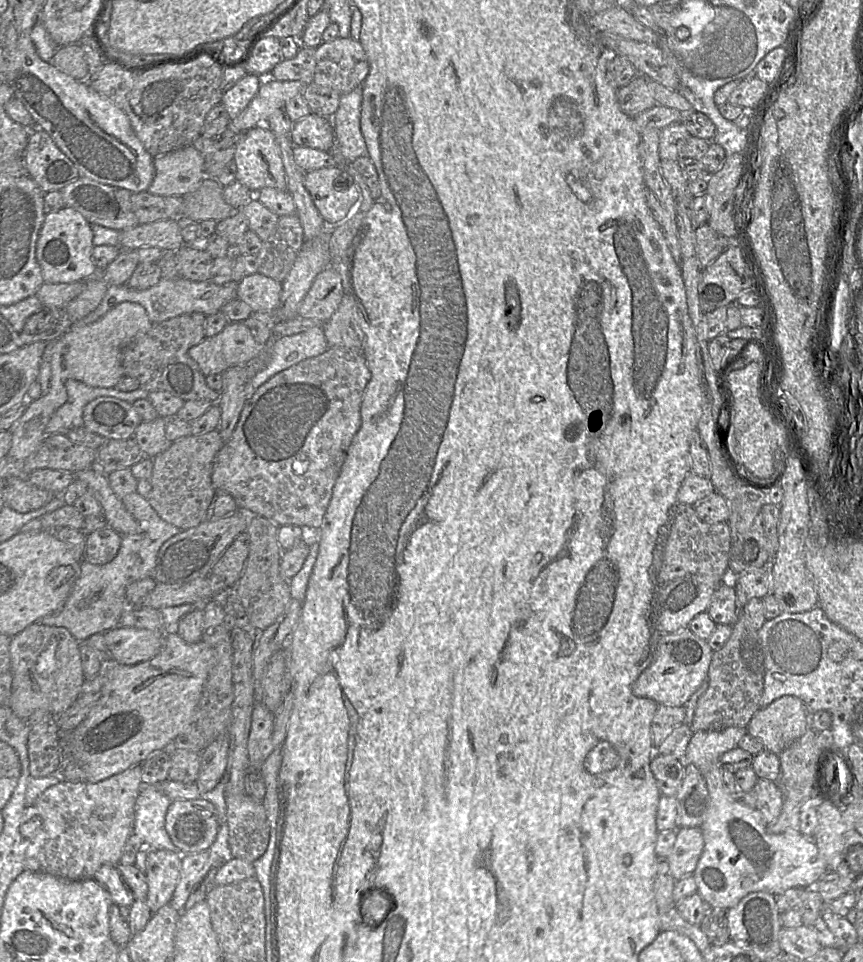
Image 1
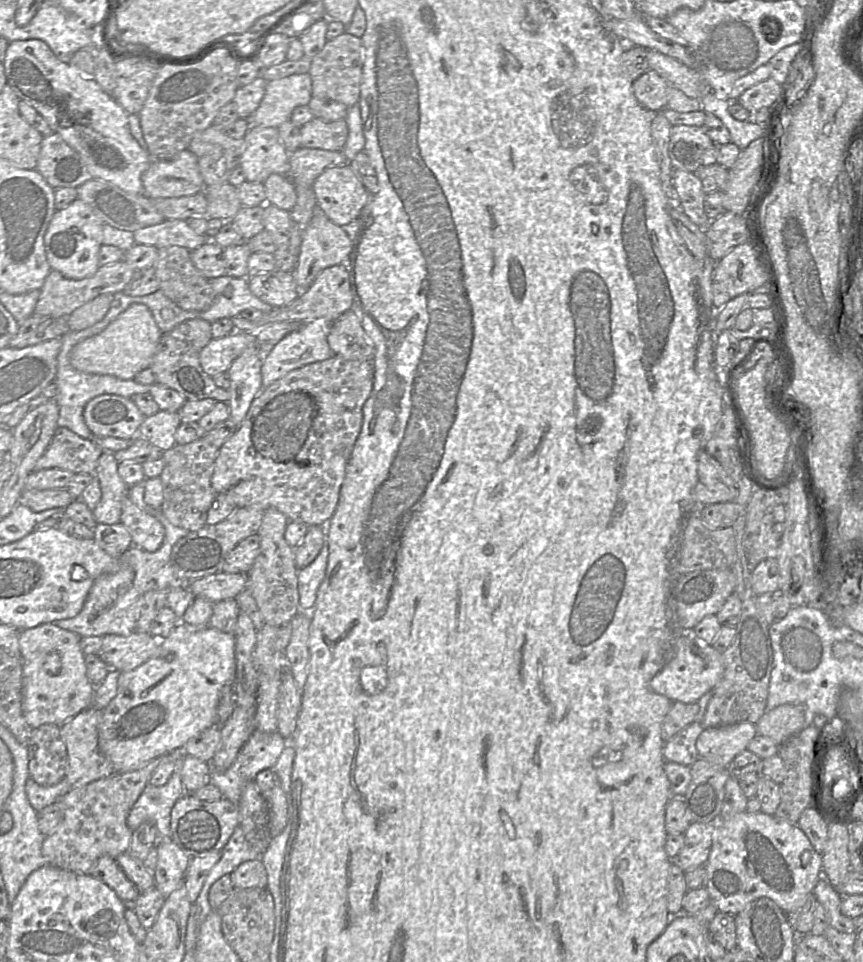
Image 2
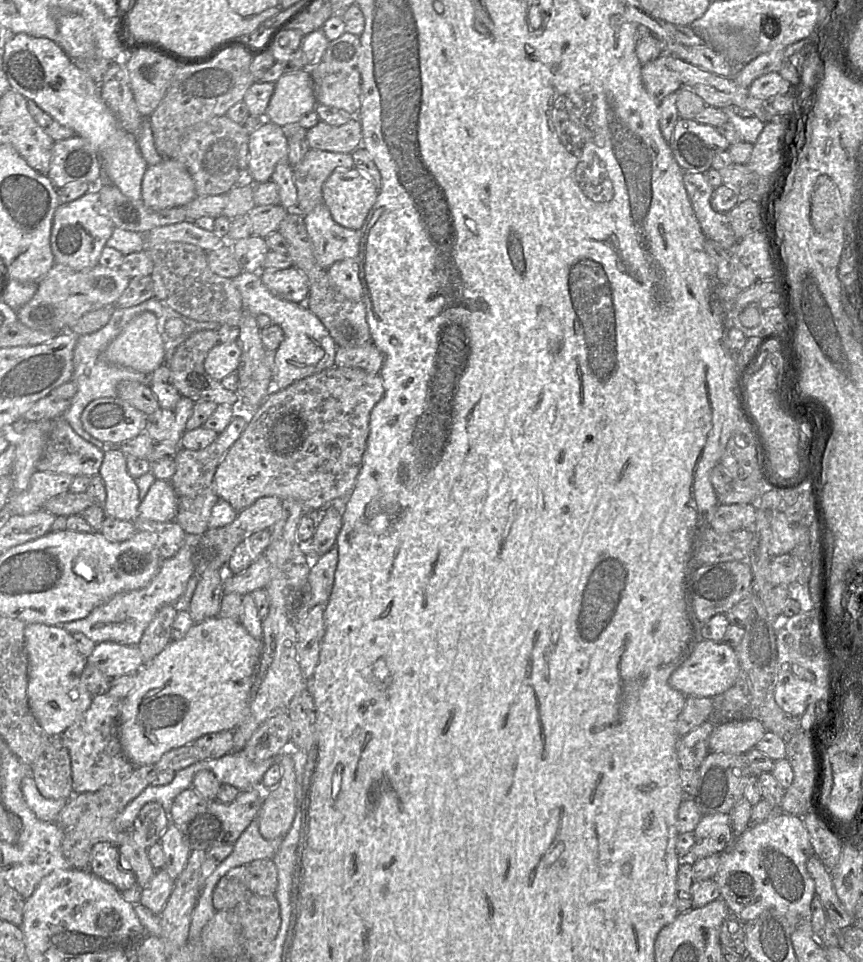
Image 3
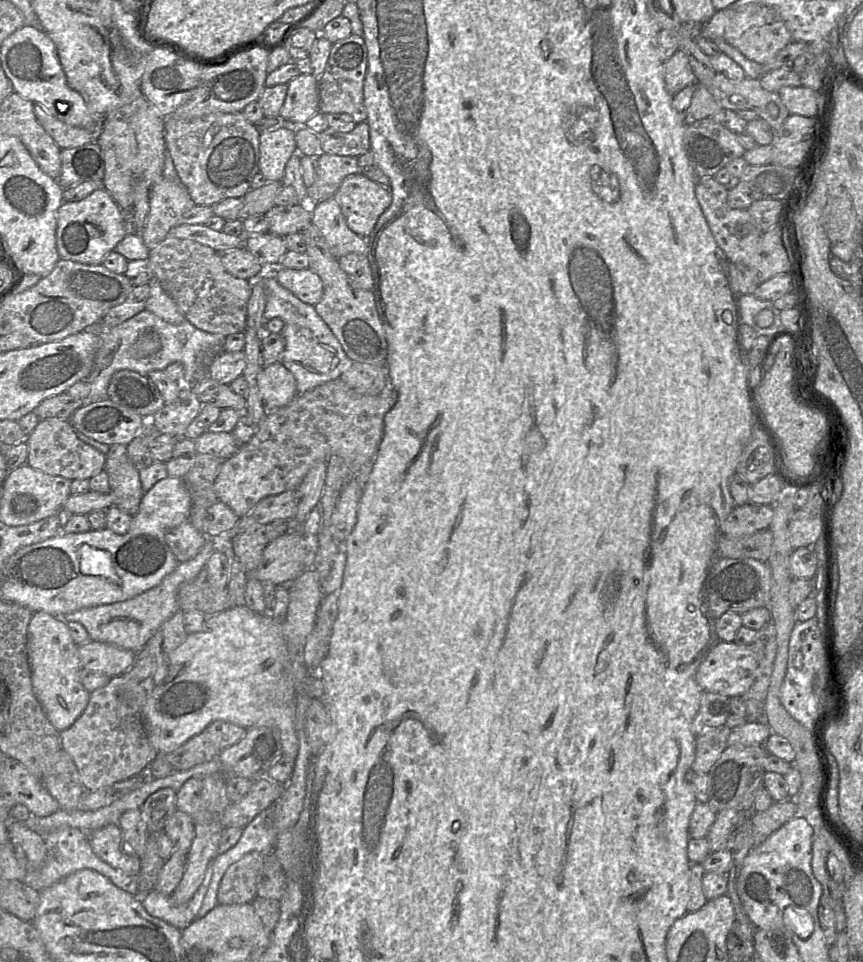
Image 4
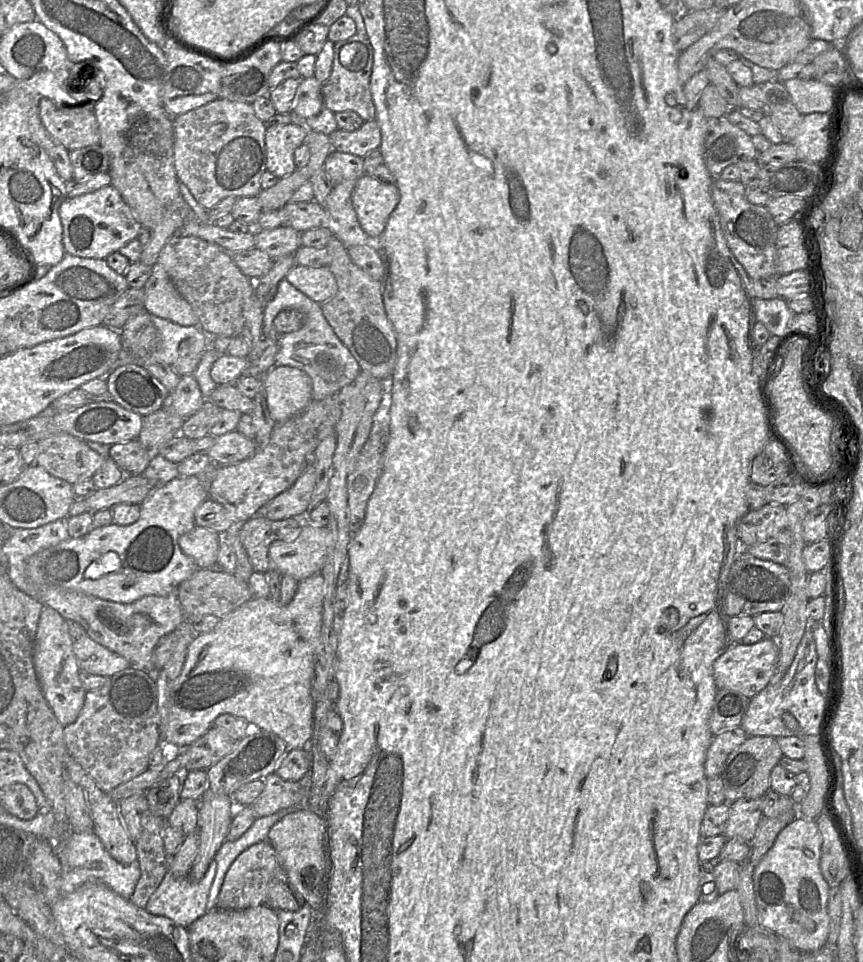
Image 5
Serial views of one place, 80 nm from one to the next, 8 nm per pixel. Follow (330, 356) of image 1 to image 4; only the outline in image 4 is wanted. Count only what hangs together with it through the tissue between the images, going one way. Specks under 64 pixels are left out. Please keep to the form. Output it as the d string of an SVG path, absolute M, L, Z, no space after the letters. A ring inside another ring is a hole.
M340 378L297 394L286 406L268 412L252 438L223 461L214 481L214 492L218 501L226 504L240 518L268 496L297 490L316 462L328 461L335 455L348 463L350 477L358 476L359 480L366 484L371 473L372 461L383 438L385 414L395 400L396 393L390 383L380 394L368 396L355 392Z

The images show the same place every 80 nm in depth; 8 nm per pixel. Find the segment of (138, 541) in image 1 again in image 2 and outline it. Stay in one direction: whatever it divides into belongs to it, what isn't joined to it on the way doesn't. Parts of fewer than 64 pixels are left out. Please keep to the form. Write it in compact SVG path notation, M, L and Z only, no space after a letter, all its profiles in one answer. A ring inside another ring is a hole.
M145 479L135 484L128 491L127 498L135 504L139 509L148 514L153 515L163 525L165 529L165 536L162 545L155 552L147 552L136 547L130 547L123 555L124 564L121 569L112 574L105 574L100 576L93 583L88 596L85 600L81 611L73 618L62 619L54 621L53 624L59 628L69 630L78 634L80 637L102 636L107 634L116 634L121 636L129 636L136 631L138 621L140 619L140 612L142 608L142 596L150 590L170 590L179 584L175 576L175 572L170 563L170 554L174 544L182 537L188 534L188 530L172 525L169 520L162 514L160 510L154 510L149 507L144 501Z

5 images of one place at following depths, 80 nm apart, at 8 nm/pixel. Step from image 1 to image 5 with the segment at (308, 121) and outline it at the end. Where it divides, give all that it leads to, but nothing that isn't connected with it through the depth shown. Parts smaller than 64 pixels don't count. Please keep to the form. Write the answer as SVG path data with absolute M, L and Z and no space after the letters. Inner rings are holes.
M376 120L364 122L356 131L335 130L328 135L333 151L348 153L364 158L378 150L381 144L381 130Z

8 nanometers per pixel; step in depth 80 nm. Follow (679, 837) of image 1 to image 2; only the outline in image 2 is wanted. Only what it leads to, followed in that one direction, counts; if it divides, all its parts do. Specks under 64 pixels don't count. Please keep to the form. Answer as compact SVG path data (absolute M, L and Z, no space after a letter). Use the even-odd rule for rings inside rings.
M712 822L690 824L684 832L684 846L671 858L672 864L684 872L705 864L711 850L713 829Z

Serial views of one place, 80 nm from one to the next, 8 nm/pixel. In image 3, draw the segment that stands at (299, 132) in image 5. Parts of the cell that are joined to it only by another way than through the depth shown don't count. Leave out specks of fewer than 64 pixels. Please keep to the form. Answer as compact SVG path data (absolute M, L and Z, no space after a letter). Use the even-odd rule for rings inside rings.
M265 121L249 134L248 169L255 183L271 181L277 165L288 159L288 137L285 130Z

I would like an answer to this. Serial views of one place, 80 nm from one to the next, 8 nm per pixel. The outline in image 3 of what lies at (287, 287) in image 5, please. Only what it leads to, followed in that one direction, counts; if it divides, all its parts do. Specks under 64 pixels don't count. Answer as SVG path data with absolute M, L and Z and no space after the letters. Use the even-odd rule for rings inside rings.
M242 272L232 278L242 298L243 311L253 315L267 315L272 324L283 330L283 340L274 354L274 375L271 390L284 389L296 381L335 366L337 345L329 331L303 303L285 300L271 292L262 282L260 272Z

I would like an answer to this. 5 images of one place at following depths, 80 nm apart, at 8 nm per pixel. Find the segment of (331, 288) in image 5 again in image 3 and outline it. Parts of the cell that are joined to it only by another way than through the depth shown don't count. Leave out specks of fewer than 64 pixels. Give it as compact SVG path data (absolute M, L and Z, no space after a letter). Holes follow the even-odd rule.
M295 266L285 269L261 269L263 284L279 297L295 302L305 303L310 290L307 275Z

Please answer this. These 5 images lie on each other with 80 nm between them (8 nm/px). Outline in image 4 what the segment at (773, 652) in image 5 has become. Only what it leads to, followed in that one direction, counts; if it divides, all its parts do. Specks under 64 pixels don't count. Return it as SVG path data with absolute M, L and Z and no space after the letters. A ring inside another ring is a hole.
M718 642L700 663L695 679L704 692L726 697L742 697L756 679L758 664L757 655L750 646L738 645L734 642Z

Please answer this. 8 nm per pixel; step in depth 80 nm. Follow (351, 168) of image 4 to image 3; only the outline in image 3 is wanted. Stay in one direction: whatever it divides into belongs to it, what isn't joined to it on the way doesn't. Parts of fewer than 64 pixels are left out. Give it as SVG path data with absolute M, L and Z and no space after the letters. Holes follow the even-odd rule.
M309 149L303 160L294 167L298 192L296 211L304 217L323 203L322 188L336 169L354 167L352 153L338 153Z

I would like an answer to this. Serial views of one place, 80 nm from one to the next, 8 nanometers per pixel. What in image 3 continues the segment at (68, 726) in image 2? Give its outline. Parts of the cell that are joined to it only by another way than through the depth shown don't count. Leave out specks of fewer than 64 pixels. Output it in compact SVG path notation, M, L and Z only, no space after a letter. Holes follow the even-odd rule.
M109 693L95 695L89 708L60 735L60 742L70 757L74 794L94 793L121 783L137 768L127 759L119 740L121 703L121 698Z

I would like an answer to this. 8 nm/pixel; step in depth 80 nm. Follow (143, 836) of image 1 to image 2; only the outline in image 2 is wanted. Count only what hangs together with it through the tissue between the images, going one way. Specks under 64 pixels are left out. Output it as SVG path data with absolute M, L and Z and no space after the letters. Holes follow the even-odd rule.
M178 770L163 786L147 784L129 811L128 827L134 831L142 823L150 822L157 829L159 840L171 838L171 810L185 793L190 792L185 791Z

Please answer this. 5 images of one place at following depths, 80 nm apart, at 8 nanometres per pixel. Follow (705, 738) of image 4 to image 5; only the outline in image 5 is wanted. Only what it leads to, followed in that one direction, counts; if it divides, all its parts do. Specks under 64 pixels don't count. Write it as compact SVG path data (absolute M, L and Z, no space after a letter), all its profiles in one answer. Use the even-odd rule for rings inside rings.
M738 726L713 735L704 764L707 778L718 778L729 754L748 738L746 731Z

